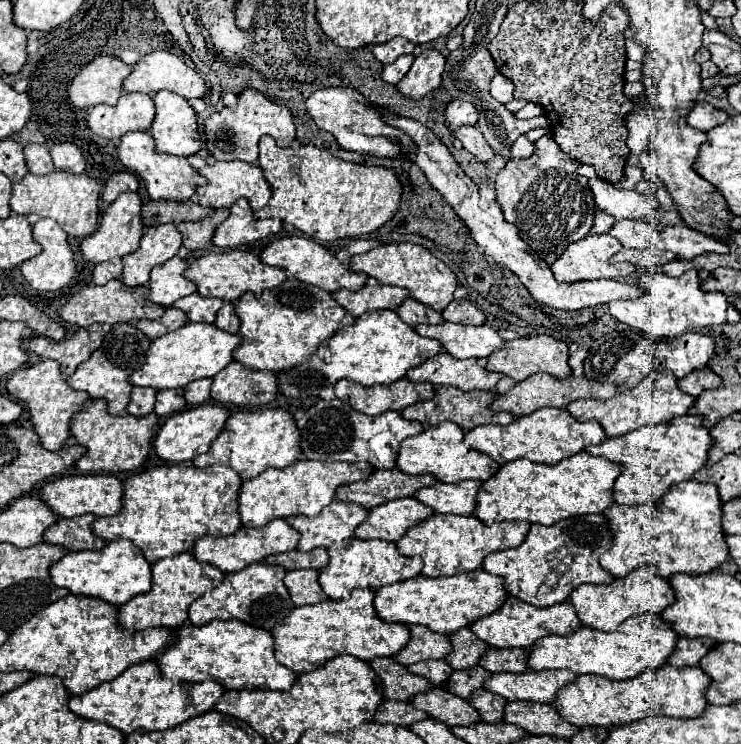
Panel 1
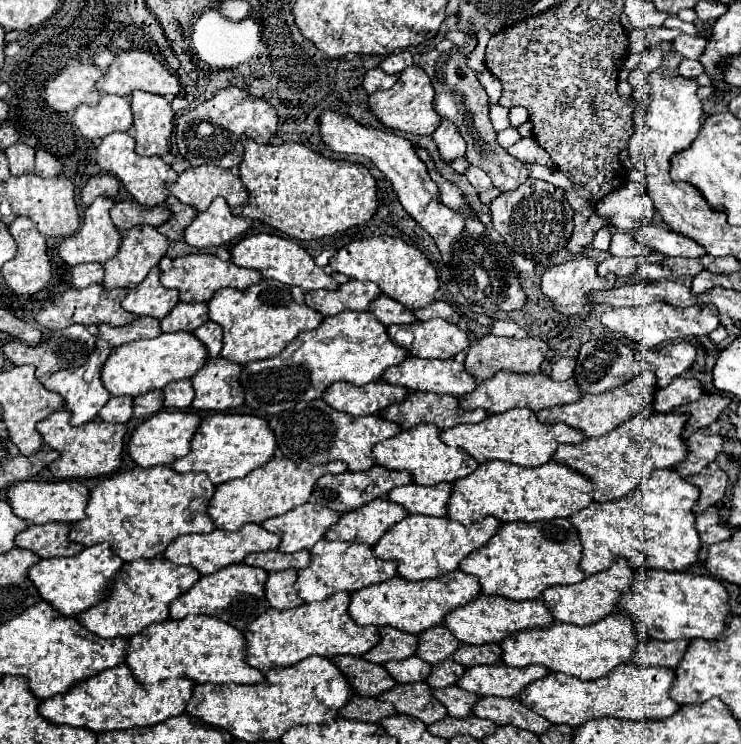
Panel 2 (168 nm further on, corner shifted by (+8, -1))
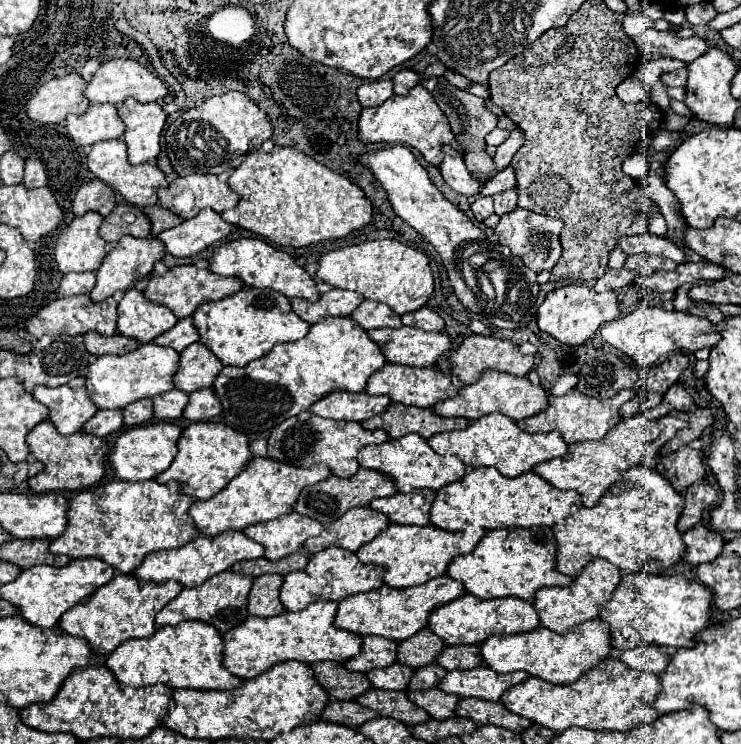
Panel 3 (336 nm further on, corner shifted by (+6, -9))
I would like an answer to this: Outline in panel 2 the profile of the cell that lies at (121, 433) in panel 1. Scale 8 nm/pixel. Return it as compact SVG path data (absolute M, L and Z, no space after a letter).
M58 410L50 418L38 424L38 432L44 438L44 444L60 452L60 458L48 466L56 480L108 476L122 466L122 450L128 434L126 424L106 424L102 420L92 420L76 428L76 426L70 426L70 412Z

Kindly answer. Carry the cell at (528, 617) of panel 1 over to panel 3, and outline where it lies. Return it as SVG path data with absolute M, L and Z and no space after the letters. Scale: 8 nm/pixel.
M464 594L440 608L436 608L428 618L428 628L440 636L446 644L474 644L472 640L478 640L476 644L484 642L492 634L516 634L516 632L528 632L538 628L540 620L532 606L532 602L508 596L508 598L496 598L496 600L482 600L472 594Z

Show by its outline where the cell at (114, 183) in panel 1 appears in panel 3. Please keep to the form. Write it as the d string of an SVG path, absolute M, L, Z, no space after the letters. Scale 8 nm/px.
M92 180L80 186L72 200L72 210L76 216L82 216L90 210L108 216L112 208L114 208L114 190L100 180Z

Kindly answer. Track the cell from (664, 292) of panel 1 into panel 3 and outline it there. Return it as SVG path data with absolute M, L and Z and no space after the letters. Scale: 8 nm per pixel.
M640 308L632 314L608 322L606 328L602 328L602 340L618 348L628 358L632 358L636 365L642 366L640 370L650 370L662 364L660 362L662 358L675 354L676 350L696 350L696 348L714 346L720 340L720 334L714 332L712 322L706 318L696 318L666 308Z

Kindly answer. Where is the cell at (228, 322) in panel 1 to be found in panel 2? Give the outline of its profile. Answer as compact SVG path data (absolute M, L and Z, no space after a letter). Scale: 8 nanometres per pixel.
M208 320L202 328L194 330L194 336L200 338L206 344L210 358L216 358L220 354L220 348L222 348L222 328L216 326L216 322Z

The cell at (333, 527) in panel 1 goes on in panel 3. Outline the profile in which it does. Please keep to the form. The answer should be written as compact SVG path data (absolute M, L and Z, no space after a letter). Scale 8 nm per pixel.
M298 512L284 514L284 518L252 524L244 530L244 534L258 544L264 544L264 558L268 560L280 560L296 550L302 548L302 544L324 532L322 524L302 516Z

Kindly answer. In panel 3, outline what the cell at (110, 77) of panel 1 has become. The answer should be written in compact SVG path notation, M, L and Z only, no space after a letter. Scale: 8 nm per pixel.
M68 74L62 78L54 78L38 88L38 92L26 102L26 114L30 120L38 124L60 124L68 114L84 114L88 110L90 102L84 98L86 82L78 74Z

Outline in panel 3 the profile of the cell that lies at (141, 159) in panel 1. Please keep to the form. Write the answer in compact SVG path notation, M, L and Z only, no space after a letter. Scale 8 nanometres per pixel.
M106 140L106 142L96 142L88 154L88 170L94 172L96 178L100 178L102 182L106 182L108 186L112 186L114 190L118 190L124 200L132 206L138 206L138 208L146 208L146 206L152 206L158 202L156 198L156 190L160 186L168 186L166 178L164 178L164 172L156 166L156 164L150 164L150 162L144 162L144 164L138 164L138 166L132 166L128 162L128 156L126 156L126 146L122 140Z

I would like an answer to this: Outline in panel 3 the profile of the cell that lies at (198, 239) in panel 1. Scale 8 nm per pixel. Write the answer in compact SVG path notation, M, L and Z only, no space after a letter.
M156 204L156 206L150 206L150 208L144 208L142 212L148 216L148 220L150 220L150 224L152 224L152 228L150 228L150 234L152 234L152 236L158 236L158 234L164 232L166 228L174 228L174 226L178 226L178 224L182 222L180 216L168 212L168 210L164 210L164 208L160 208L158 204Z

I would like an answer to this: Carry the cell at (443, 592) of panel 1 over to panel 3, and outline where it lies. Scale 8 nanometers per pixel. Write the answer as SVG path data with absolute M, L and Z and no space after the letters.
M438 576L434 580L428 580L420 586L410 588L390 588L382 584L376 590L348 596L342 602L338 602L338 612L334 618L334 626L342 630L350 630L360 636L376 635L384 636L394 642L402 642L410 636L414 636L418 630L422 630L428 624L428 616L432 610L444 606L450 600L456 600L464 594L464 586L450 578L450 576Z

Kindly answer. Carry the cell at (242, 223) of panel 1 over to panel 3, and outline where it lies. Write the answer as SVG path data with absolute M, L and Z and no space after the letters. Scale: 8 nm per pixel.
M204 208L196 218L184 220L180 226L160 232L156 238L172 256L186 258L212 246L214 242L220 242L230 234L230 230L232 226L224 222L218 212Z

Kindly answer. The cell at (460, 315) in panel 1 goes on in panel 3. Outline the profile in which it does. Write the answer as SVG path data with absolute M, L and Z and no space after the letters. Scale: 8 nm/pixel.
M420 308L416 312L408 312L404 316L400 316L404 326L414 326L414 328L422 328L422 330L442 330L444 328L444 320L430 308Z

